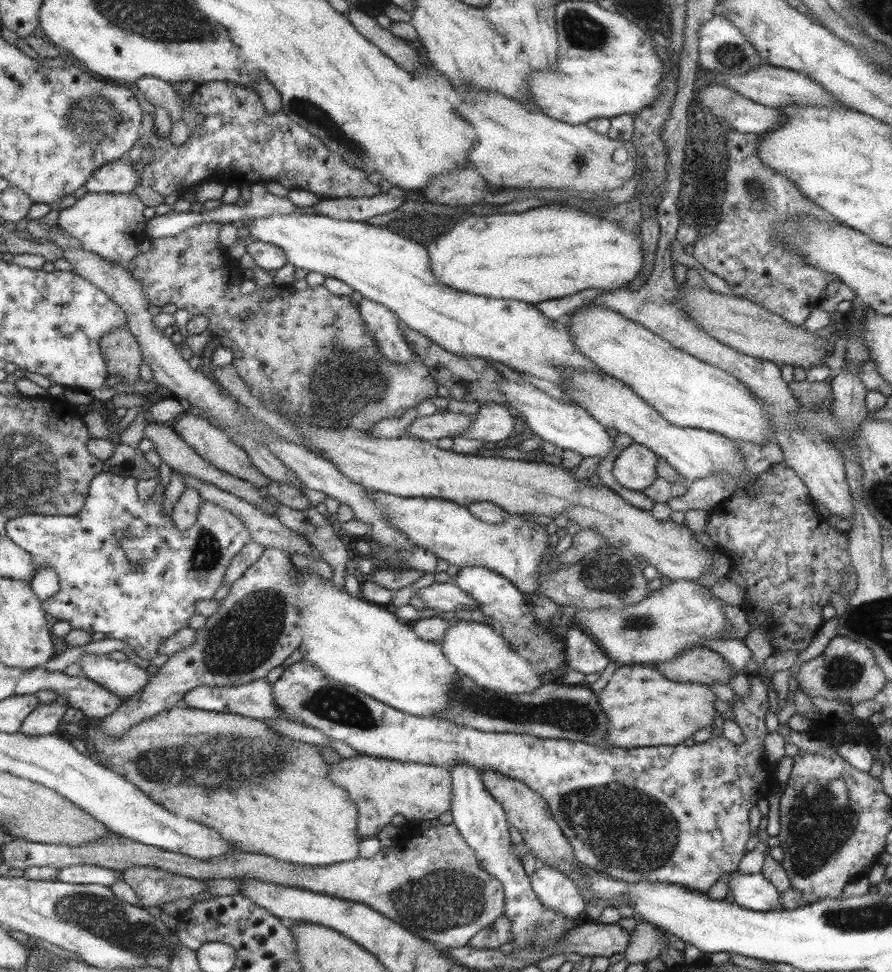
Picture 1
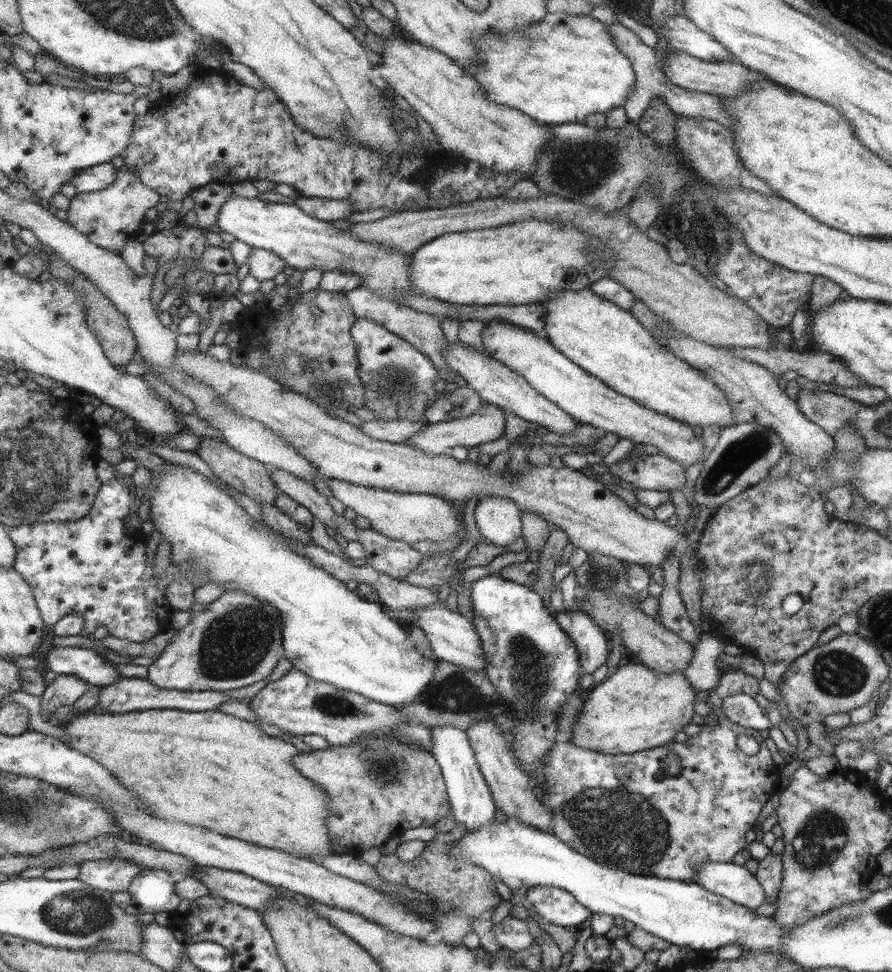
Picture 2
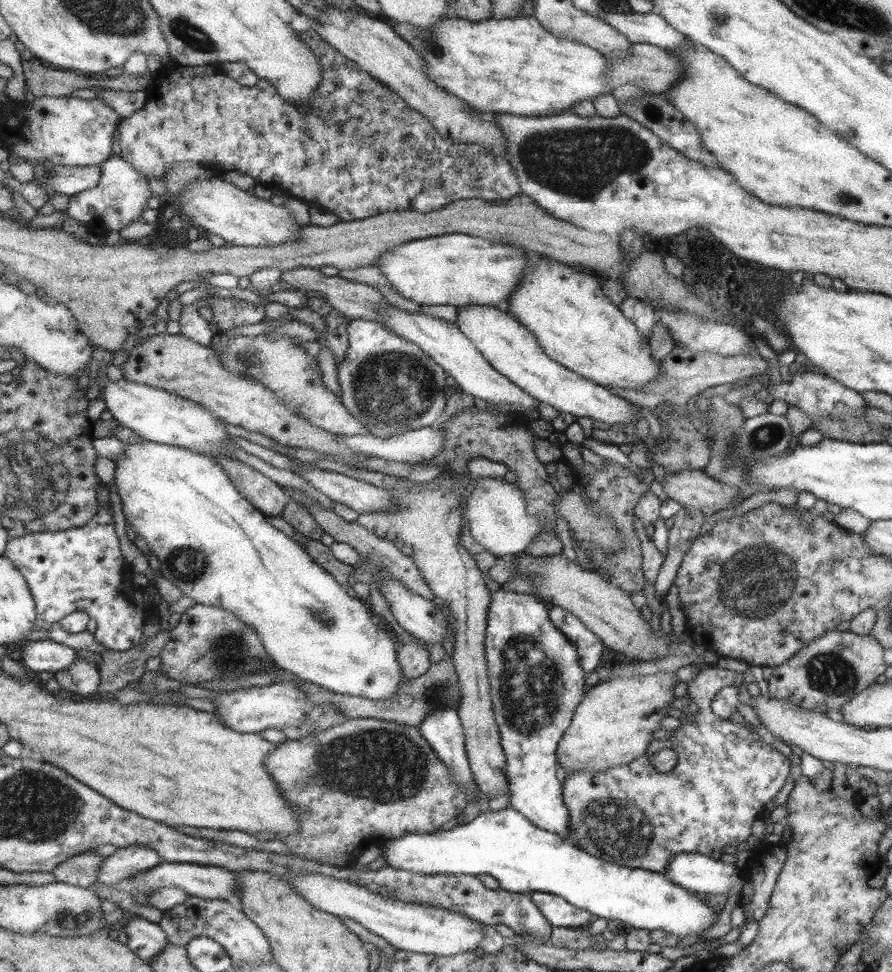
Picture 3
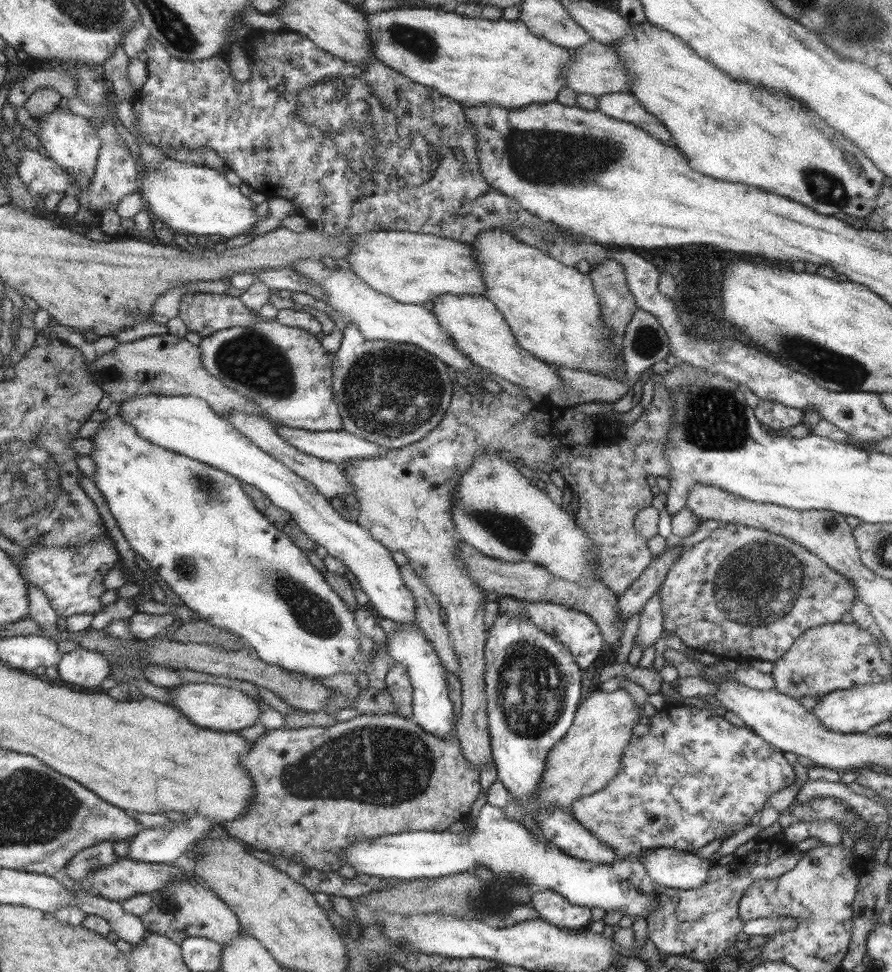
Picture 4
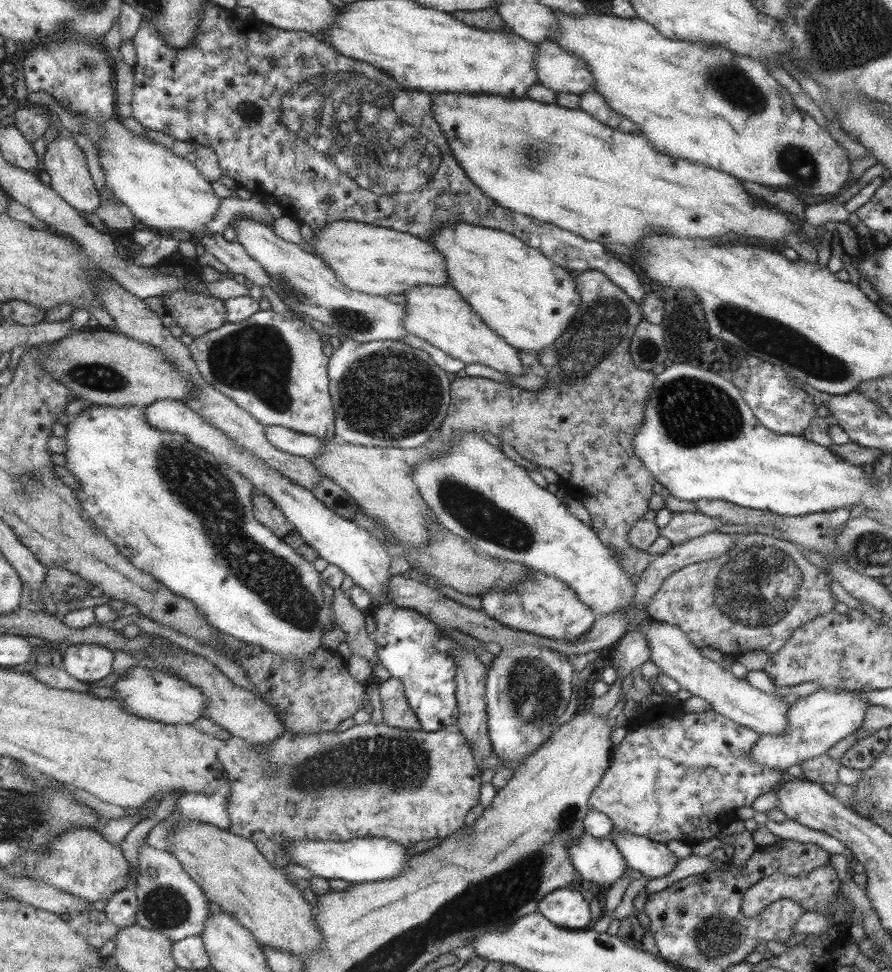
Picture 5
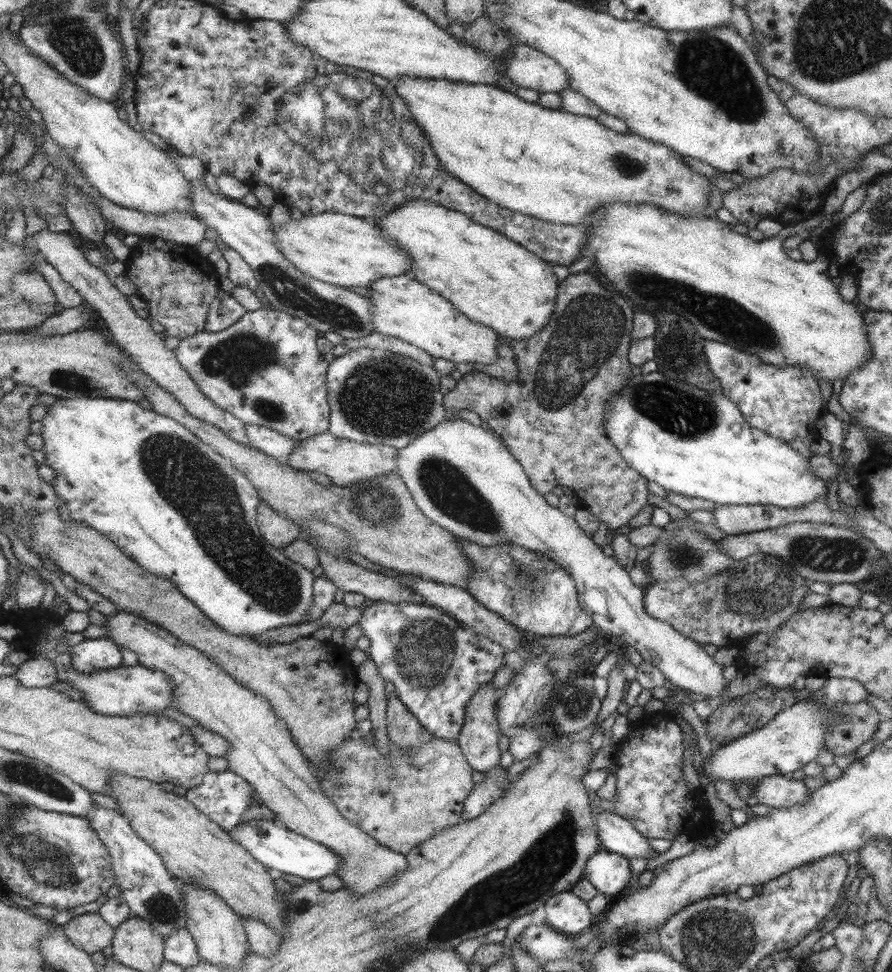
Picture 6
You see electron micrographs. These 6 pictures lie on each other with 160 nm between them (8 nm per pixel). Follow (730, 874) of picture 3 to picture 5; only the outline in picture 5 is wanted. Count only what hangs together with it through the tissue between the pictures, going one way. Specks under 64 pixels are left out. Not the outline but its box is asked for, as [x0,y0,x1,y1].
[608,831,677,879]

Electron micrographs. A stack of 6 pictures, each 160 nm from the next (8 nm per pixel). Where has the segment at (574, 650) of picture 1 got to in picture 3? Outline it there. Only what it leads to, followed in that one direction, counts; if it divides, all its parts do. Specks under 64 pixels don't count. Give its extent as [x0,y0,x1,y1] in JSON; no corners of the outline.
[546,606,603,672]

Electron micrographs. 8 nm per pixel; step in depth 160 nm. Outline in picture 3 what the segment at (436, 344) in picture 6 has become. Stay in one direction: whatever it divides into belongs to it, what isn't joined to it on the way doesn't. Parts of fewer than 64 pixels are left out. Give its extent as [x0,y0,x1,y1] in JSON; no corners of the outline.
[454,305,641,424]

